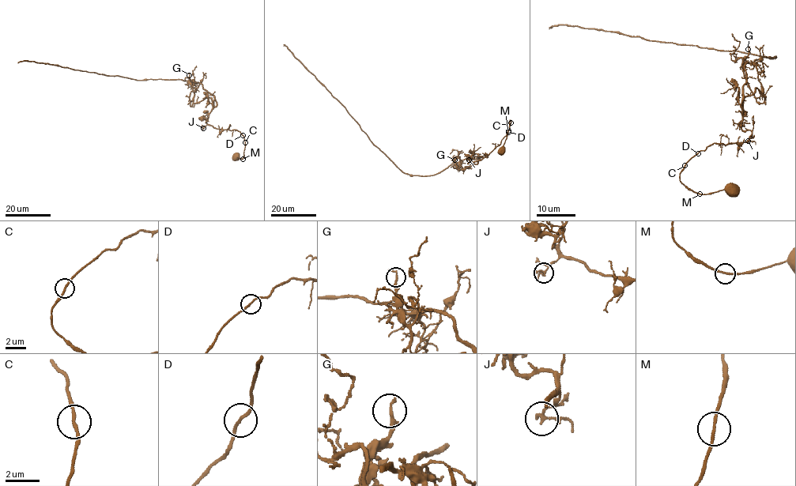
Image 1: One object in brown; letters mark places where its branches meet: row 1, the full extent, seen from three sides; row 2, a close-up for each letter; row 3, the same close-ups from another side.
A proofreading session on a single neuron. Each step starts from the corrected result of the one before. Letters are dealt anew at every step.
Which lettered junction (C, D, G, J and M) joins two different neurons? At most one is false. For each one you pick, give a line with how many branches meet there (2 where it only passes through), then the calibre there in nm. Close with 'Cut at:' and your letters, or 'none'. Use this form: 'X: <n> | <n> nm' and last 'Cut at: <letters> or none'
Cut at: none

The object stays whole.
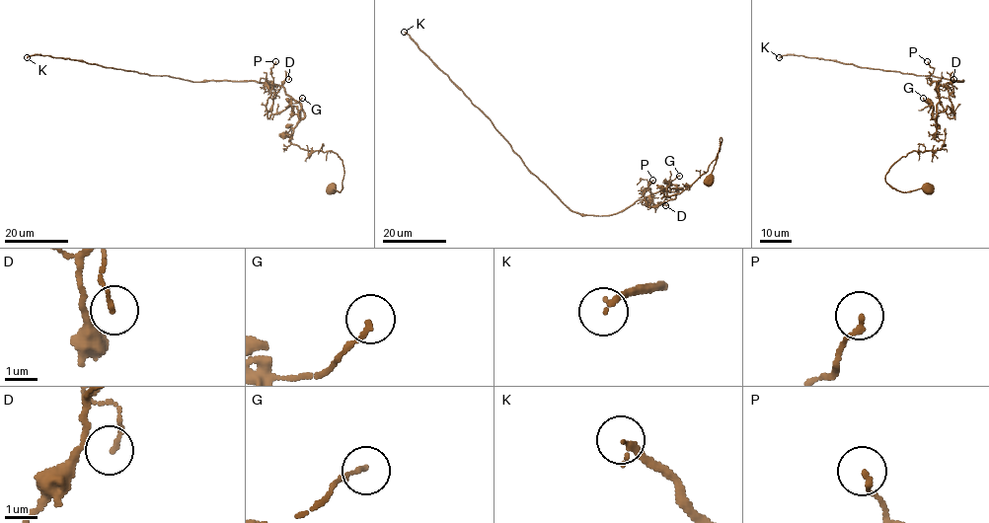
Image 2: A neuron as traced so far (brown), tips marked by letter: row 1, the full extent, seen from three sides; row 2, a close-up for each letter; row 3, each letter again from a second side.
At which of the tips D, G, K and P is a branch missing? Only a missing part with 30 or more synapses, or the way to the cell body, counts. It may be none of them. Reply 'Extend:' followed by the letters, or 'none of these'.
Extend: K

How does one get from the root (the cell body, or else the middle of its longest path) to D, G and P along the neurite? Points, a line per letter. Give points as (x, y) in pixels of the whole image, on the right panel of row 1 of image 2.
D: (927, 188), (895, 190), (885, 175), (913, 150), (942, 147), (938, 88), (950, 94), (953, 79)
G: (927, 188), (902, 191), (885, 181), (902, 157), (942, 147), (944, 141), (935, 138), (934, 107), (923, 98)
P: (927, 188), (895, 190), (885, 175), (913, 150), (939, 150), (937, 114), (948, 106), (953, 116), (927, 61)

